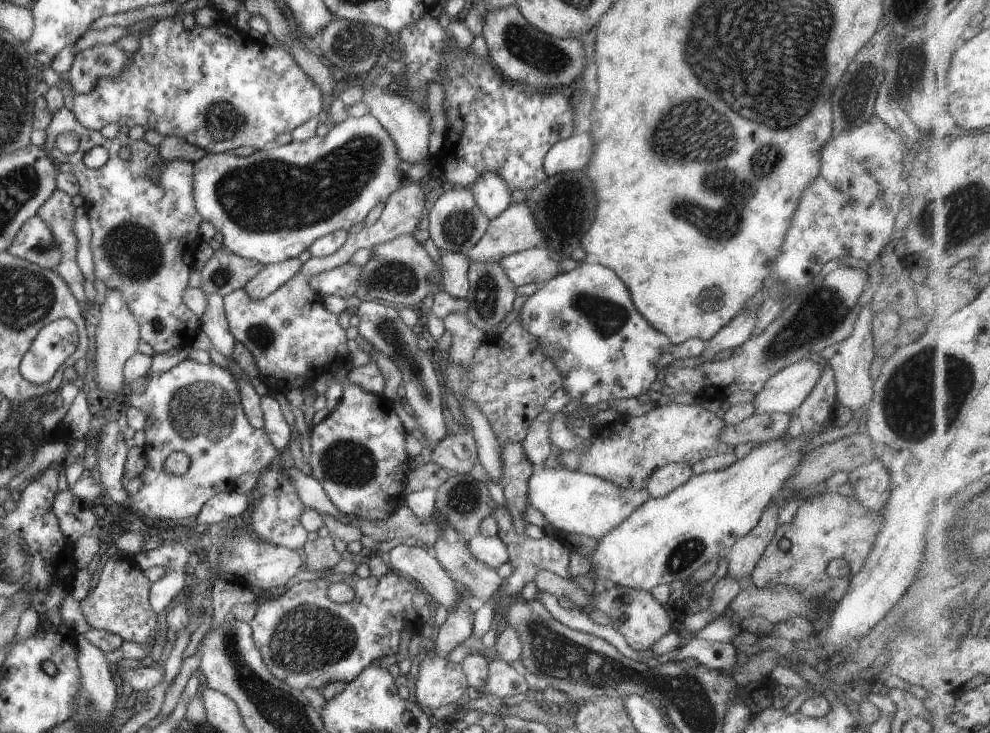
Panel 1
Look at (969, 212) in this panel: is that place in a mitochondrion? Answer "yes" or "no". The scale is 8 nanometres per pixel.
yes

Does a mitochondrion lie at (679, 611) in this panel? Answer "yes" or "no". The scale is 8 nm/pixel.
no

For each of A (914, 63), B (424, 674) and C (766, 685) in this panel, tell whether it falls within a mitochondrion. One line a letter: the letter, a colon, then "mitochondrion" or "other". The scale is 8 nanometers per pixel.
A: mitochondrion
B: other
C: other

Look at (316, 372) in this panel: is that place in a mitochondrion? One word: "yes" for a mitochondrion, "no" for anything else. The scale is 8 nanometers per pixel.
no

